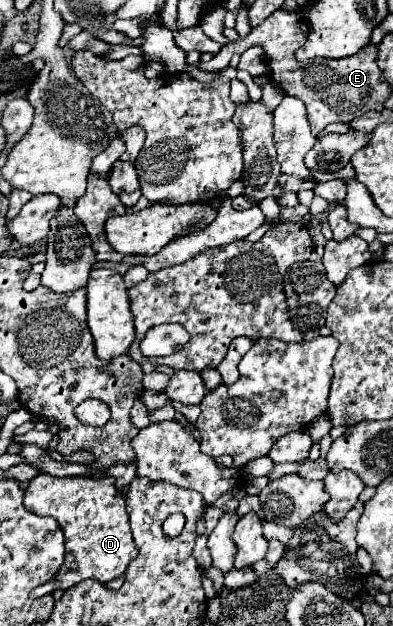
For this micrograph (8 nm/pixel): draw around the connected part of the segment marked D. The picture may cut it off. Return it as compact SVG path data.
M39 474L31 480L25 490L25 508L39 516L53 516L59 528L65 534L65 562L57 576L41 586L37 586L31 594L33 598L41 598L45 594L53 594L55 590L69 590L71 586L95 578L101 584L107 584L113 578L125 574L129 562L137 558L137 546L131 536L129 516L125 510L123 494L115 488L111 478L87 478L87 476L71 476L71 478L55 478L49 474Z

